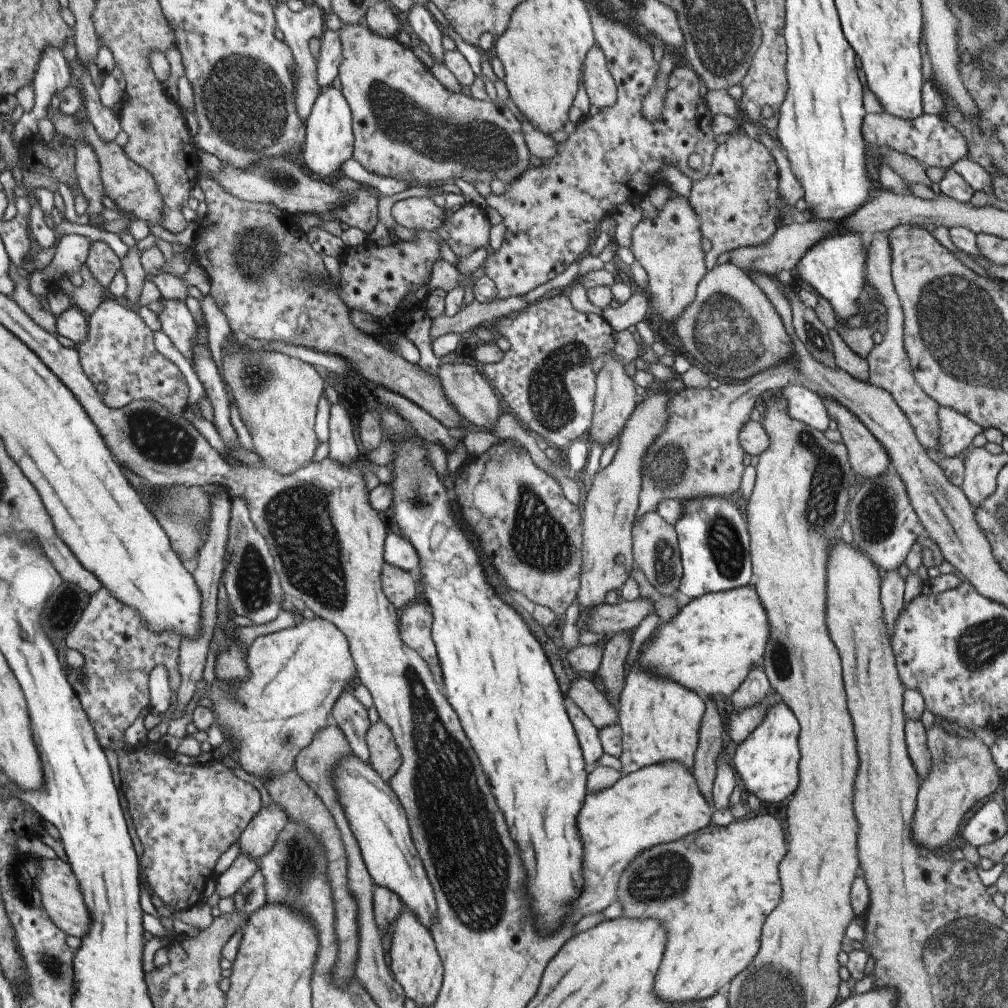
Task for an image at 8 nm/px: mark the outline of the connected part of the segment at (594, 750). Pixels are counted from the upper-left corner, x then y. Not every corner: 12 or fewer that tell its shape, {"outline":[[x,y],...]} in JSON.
{"outline":[[576,704],[567,714],[584,763],[591,767],[604,754],[599,730]]}

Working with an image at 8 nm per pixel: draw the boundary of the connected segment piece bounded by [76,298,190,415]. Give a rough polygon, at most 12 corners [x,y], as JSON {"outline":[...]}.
{"outline":[[104,300],[77,346],[112,409],[190,405],[184,374],[121,300]]}

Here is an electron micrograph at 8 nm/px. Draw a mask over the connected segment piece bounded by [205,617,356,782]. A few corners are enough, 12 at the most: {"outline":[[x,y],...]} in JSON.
{"outline":[[323,619],[258,636],[205,696],[262,782],[294,768],[356,666]]}

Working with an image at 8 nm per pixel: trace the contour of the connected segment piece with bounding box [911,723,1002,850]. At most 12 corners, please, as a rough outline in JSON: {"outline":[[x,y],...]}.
{"outline":[[973,733],[925,734],[932,766],[911,834],[952,844],[964,814],[1002,778]]}

